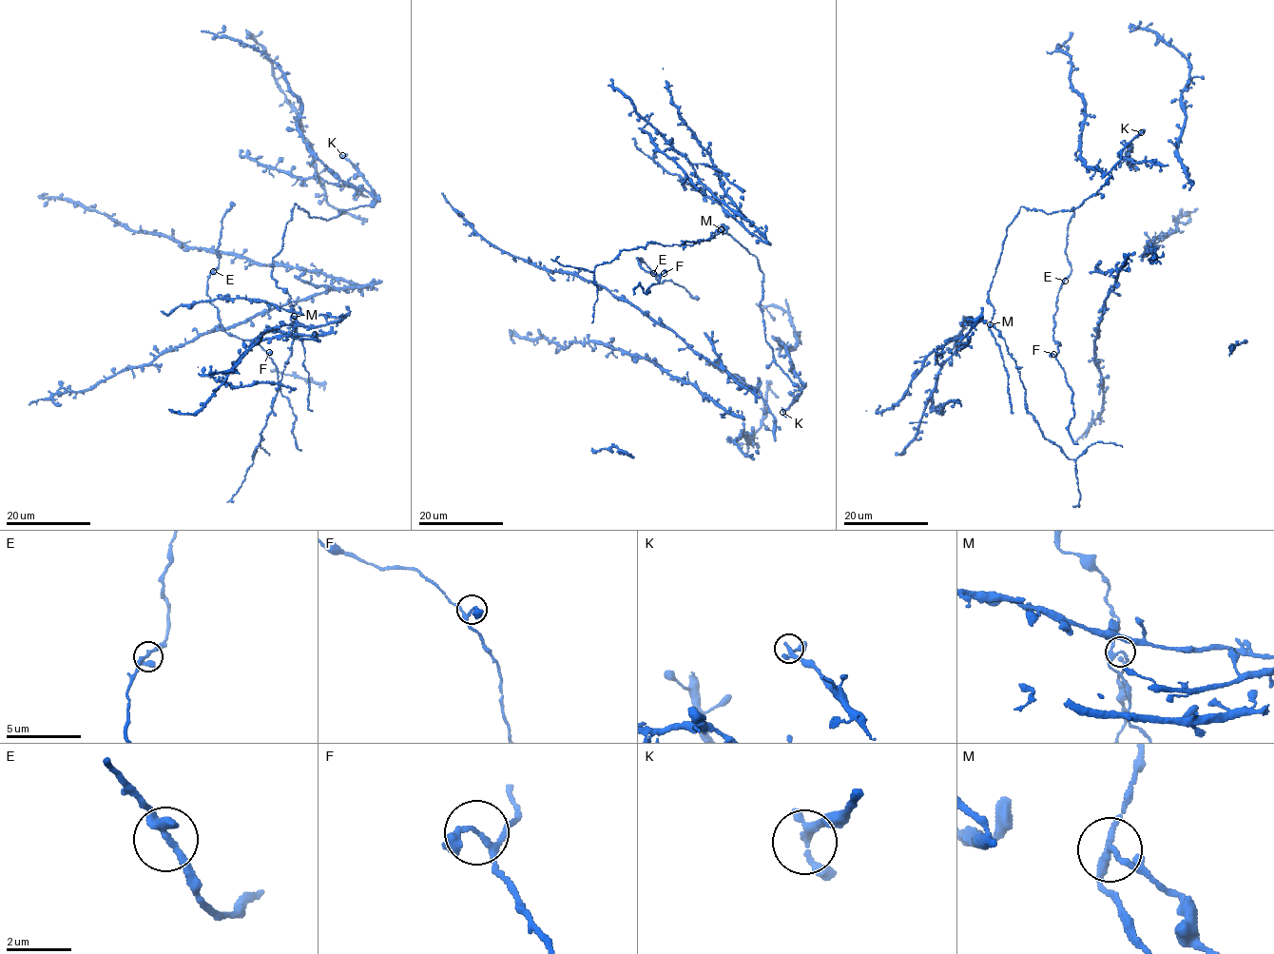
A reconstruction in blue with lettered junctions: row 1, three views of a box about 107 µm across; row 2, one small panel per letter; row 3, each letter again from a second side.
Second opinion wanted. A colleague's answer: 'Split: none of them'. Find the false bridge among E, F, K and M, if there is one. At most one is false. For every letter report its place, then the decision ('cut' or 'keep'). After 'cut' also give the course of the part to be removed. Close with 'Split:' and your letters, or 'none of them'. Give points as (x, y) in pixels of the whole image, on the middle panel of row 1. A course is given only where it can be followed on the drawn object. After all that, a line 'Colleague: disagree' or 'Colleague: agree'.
E: at (653, 273); keep
F: at (664, 273); keep
K: at (782, 412); keep
M: at (721, 229); cut; foreign part runs (721, 229), (691, 245), (652, 242), (625, 249), (594, 267), (597, 296), (591, 322)
Split: M
Colleague: disagree

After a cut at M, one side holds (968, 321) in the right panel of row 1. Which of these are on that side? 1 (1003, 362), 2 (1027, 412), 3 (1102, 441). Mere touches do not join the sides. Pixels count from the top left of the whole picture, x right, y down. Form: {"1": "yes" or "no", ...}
{"1": "yes", "2": "no", "3": "no"}

